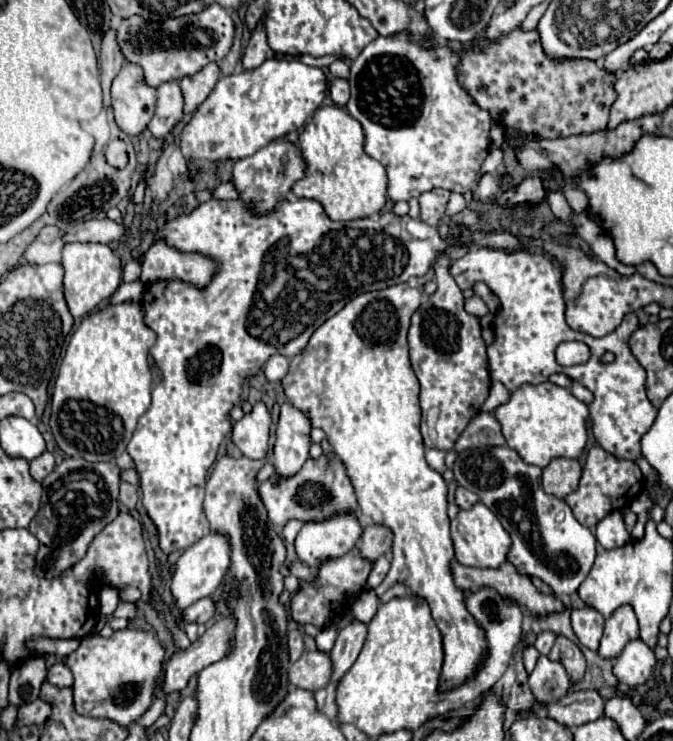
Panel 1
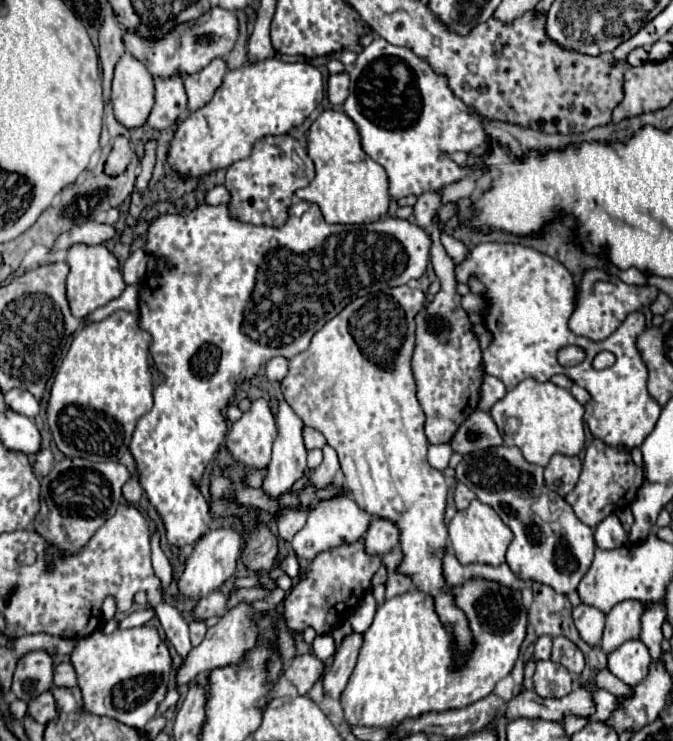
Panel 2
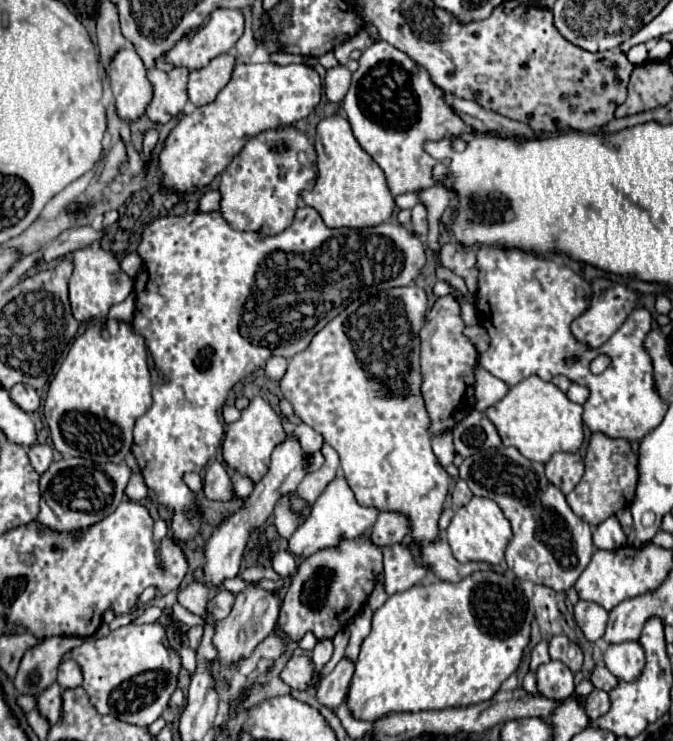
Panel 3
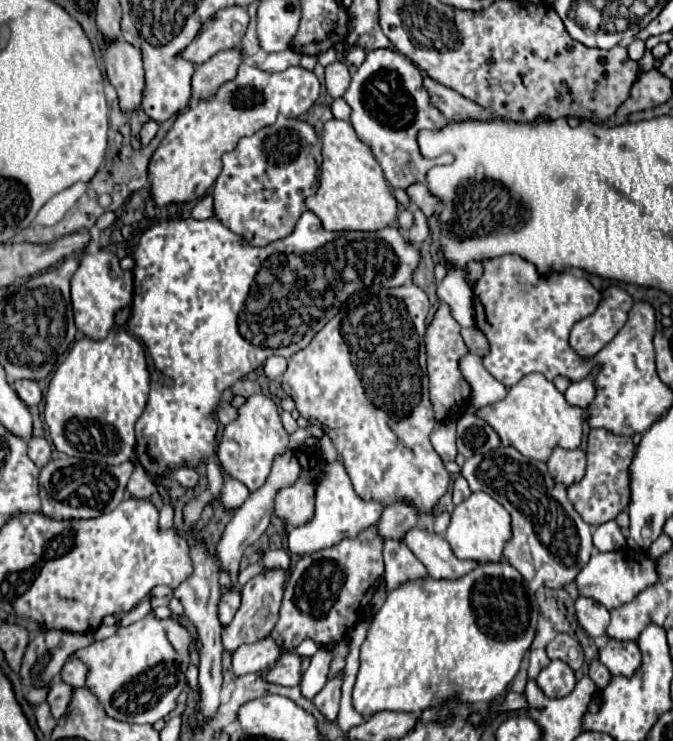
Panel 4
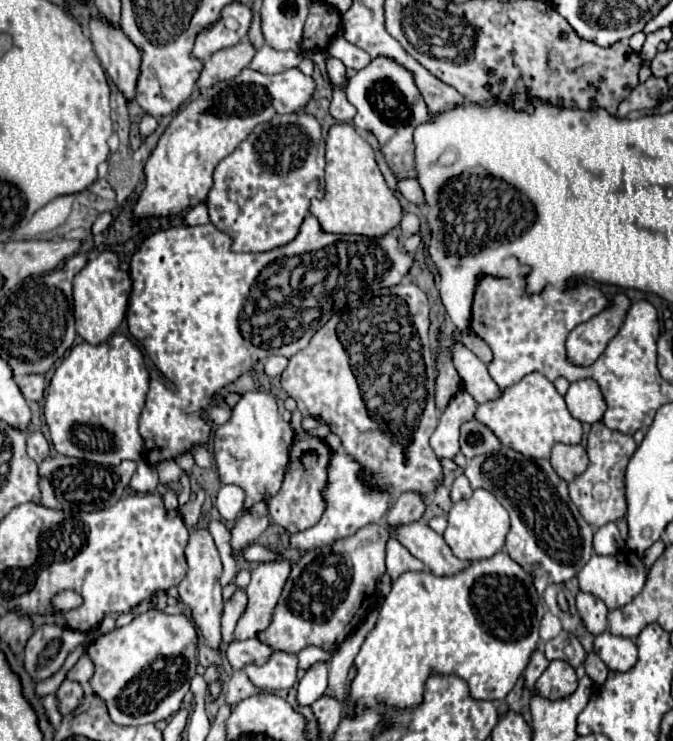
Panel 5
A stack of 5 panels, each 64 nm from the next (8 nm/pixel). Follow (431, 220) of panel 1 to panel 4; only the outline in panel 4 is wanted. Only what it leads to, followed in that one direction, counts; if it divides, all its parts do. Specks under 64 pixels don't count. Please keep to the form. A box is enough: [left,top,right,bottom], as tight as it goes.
[408,208,428,247]

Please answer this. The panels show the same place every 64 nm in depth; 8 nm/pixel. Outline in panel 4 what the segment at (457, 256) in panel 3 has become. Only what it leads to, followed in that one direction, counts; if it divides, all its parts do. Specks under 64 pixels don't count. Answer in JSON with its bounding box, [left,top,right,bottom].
[466,262,482,286]

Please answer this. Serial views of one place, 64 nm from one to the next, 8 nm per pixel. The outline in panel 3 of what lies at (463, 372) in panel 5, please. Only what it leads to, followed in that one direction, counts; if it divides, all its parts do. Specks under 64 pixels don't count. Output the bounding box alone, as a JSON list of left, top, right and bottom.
[474,366,508,412]

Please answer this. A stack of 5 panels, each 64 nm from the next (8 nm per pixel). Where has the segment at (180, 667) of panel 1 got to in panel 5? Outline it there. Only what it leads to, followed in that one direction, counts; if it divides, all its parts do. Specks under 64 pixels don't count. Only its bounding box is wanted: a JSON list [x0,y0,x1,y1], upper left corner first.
[234,560,292,640]

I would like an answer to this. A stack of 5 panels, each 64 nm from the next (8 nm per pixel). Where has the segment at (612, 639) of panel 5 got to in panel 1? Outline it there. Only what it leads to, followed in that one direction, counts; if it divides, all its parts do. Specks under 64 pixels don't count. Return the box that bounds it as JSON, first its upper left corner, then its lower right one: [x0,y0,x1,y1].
[614,640,656,688]

